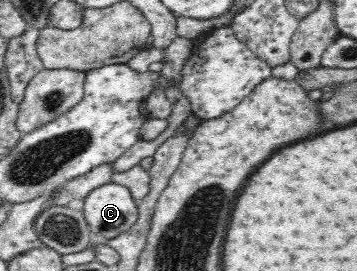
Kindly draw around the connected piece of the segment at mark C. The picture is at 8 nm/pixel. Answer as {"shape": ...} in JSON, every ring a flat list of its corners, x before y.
{"shape":[[107,183,95,187,85,198,84,217,96,240,117,238,137,220,137,204,127,187]]}

